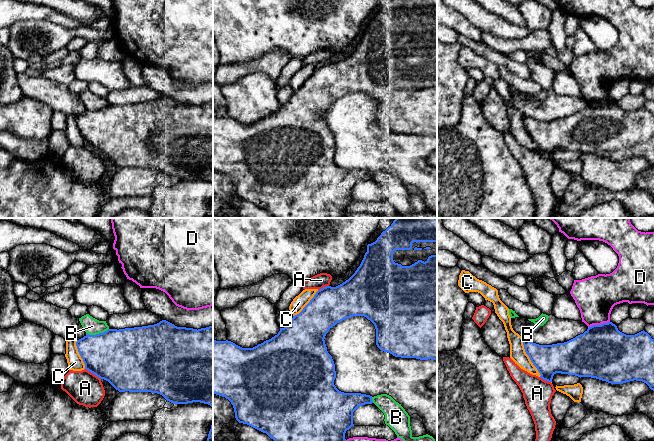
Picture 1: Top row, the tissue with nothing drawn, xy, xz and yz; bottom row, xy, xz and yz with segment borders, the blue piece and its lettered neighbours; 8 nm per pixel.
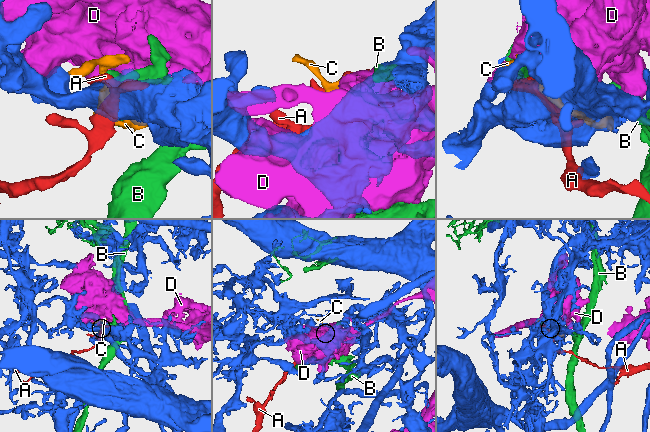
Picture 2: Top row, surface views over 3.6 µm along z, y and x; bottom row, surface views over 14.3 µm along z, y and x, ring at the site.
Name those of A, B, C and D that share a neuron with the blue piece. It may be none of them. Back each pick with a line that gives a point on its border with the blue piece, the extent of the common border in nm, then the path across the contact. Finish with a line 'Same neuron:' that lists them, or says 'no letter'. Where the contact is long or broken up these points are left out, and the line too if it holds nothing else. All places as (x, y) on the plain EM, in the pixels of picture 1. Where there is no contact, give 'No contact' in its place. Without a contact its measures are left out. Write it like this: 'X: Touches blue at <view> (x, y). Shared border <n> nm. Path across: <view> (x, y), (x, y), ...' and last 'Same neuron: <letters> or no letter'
C: Touches blue at yz (529, 133). Shared border 340 nm
Same neuron: C

